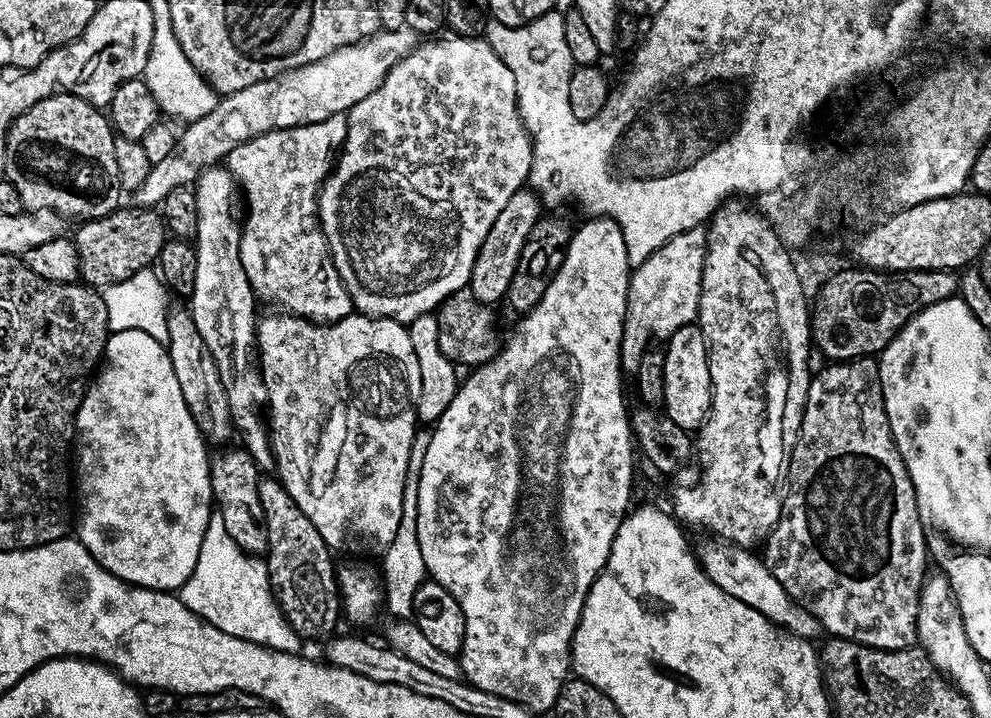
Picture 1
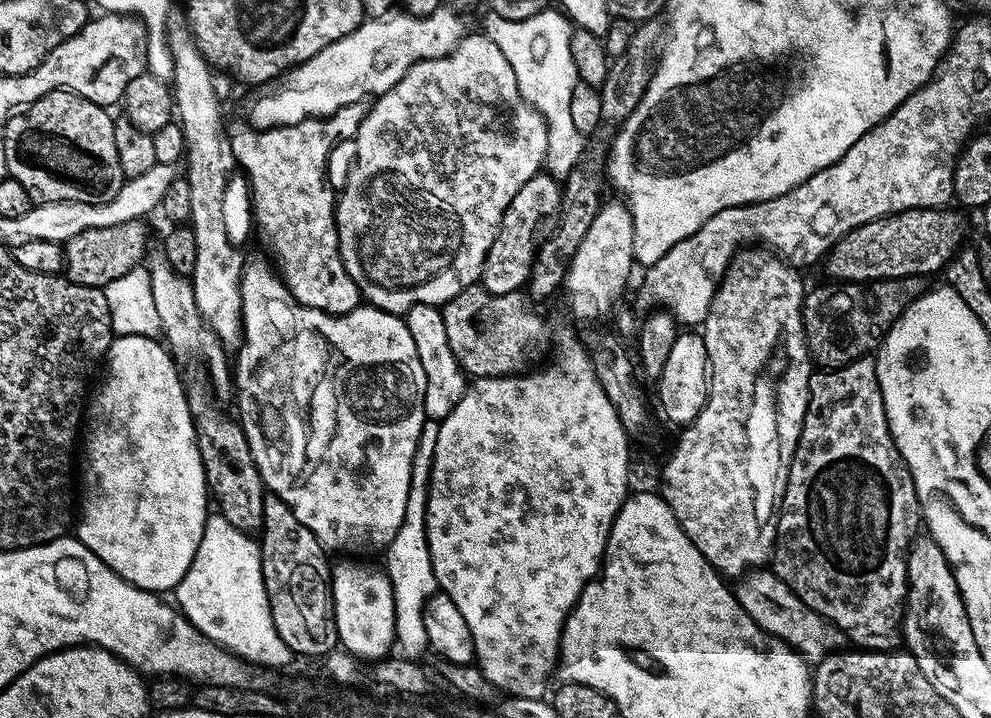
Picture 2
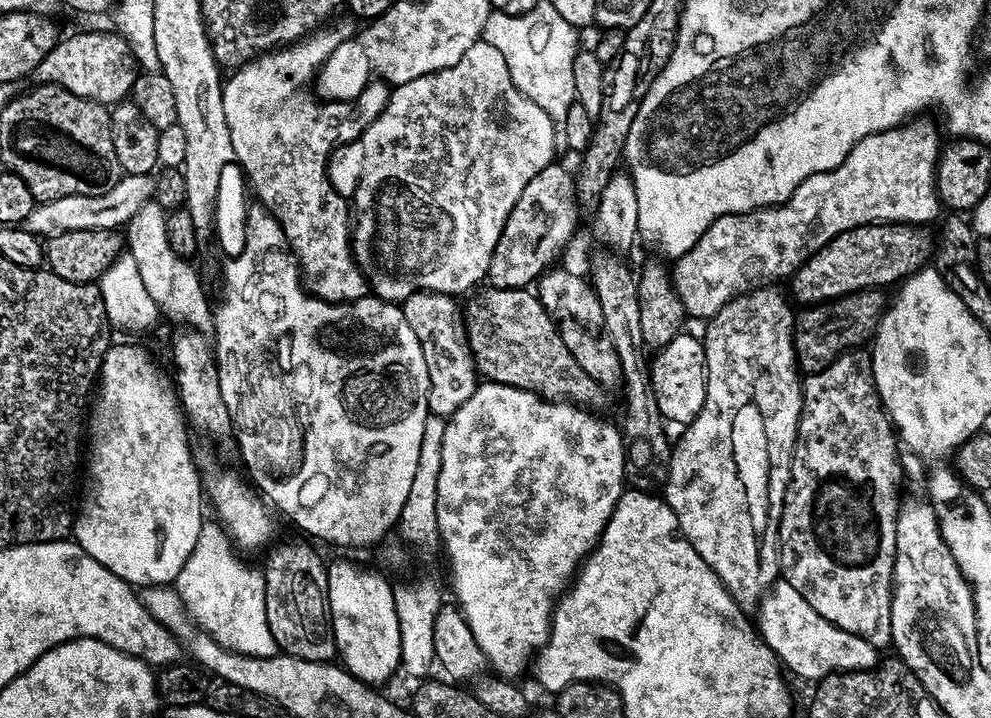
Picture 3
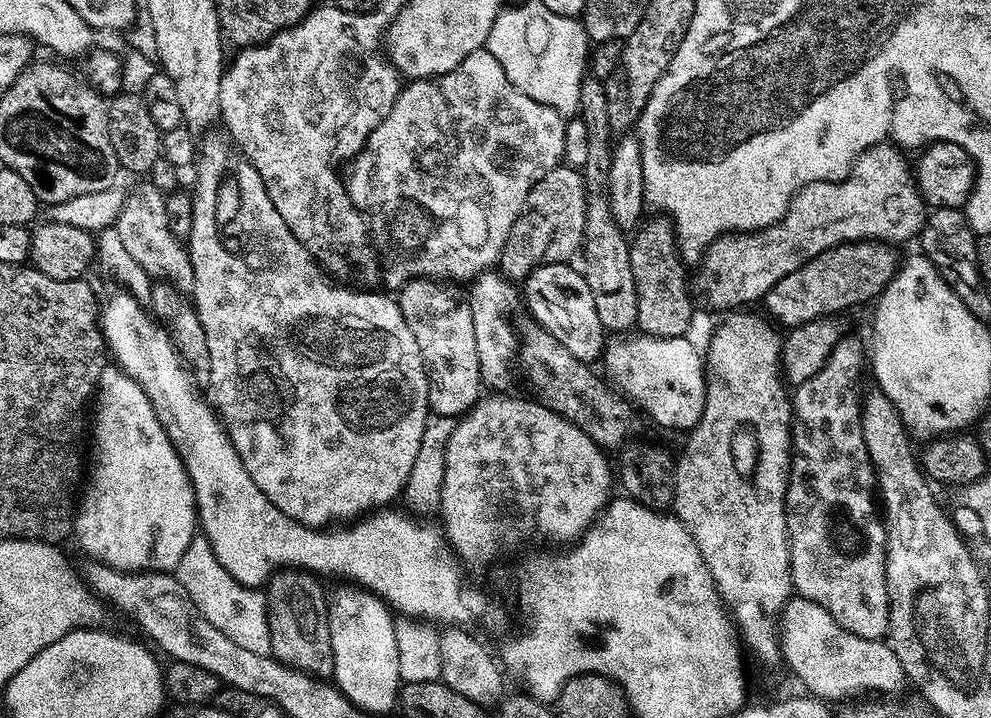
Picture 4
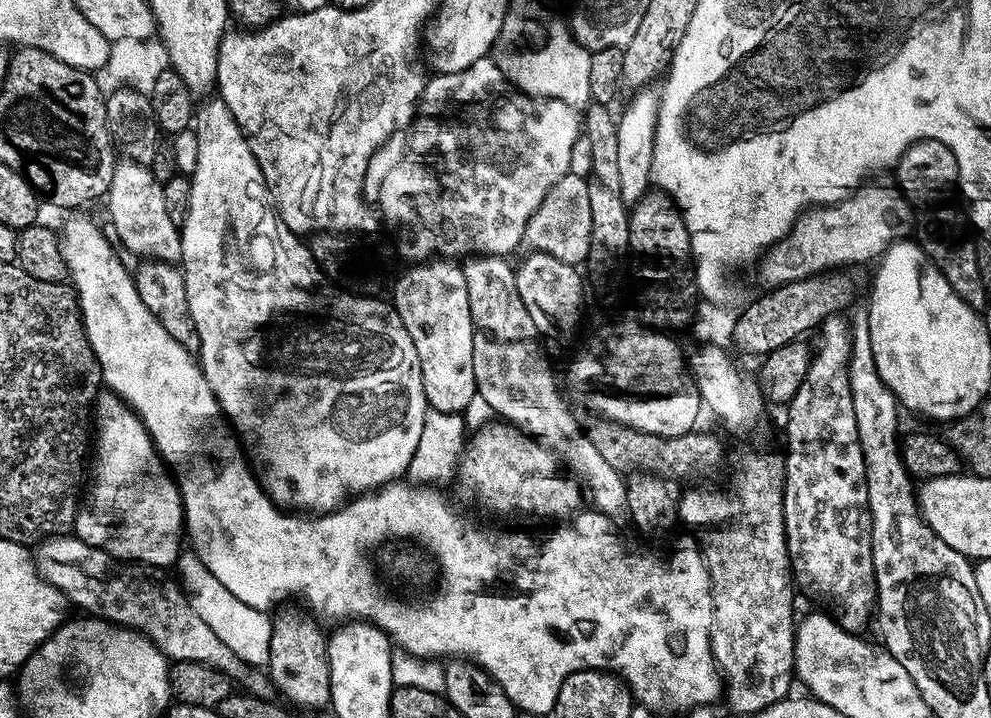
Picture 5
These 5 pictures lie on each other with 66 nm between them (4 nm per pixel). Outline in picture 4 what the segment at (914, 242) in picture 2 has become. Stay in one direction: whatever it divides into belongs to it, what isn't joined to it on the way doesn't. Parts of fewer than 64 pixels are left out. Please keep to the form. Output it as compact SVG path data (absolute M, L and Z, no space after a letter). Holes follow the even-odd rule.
M856 240L853 244L839 244L833 248L827 248L822 254L810 258L810 262L798 266L798 270L786 274L782 282L774 285L762 298L762 305L764 304L765 308L763 311L777 325L785 324L785 329L791 330L811 320L835 317L840 314L836 312L844 312L855 304L864 304L867 300L875 301L885 286L892 281L892 275L897 270L896 252L897 249L893 245L878 240Z

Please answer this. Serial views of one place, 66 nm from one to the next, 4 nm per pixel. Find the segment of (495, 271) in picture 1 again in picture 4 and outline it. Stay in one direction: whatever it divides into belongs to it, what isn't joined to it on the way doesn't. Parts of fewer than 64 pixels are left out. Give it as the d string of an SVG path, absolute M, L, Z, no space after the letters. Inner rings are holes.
M559 164L547 172L546 177L539 180L538 183L532 187L530 194L527 195L527 202L525 204L525 211L521 212L520 216L515 220L514 226L511 227L510 234L507 236L506 242L503 244L502 254L498 261L498 270L501 275L507 277L508 280L513 282L522 282L529 274L532 273L533 269L537 265L545 262L551 264L562 264L569 263L573 258L572 256L576 255L581 251L583 247L584 232L585 232L585 188L584 188L584 179L581 171L576 169L573 165L569 164Z

